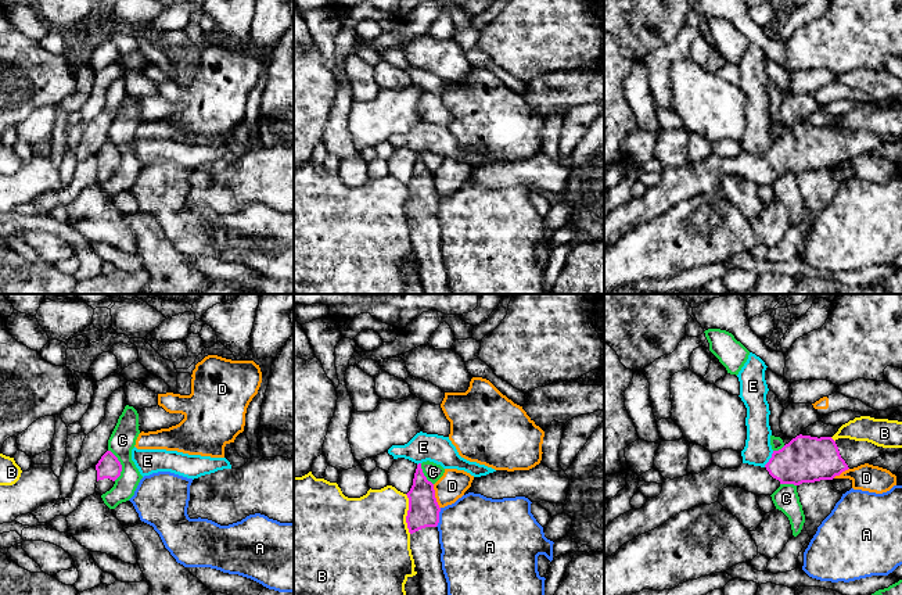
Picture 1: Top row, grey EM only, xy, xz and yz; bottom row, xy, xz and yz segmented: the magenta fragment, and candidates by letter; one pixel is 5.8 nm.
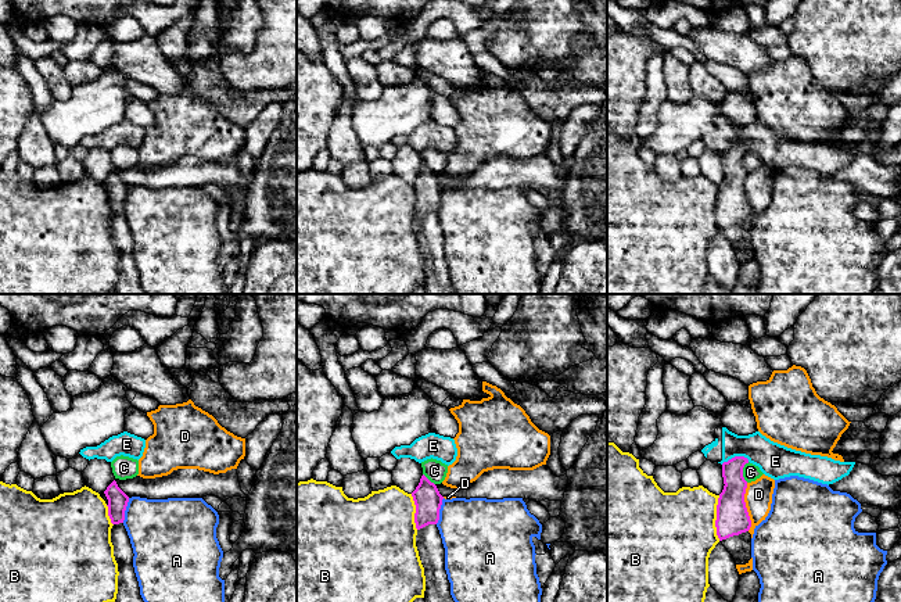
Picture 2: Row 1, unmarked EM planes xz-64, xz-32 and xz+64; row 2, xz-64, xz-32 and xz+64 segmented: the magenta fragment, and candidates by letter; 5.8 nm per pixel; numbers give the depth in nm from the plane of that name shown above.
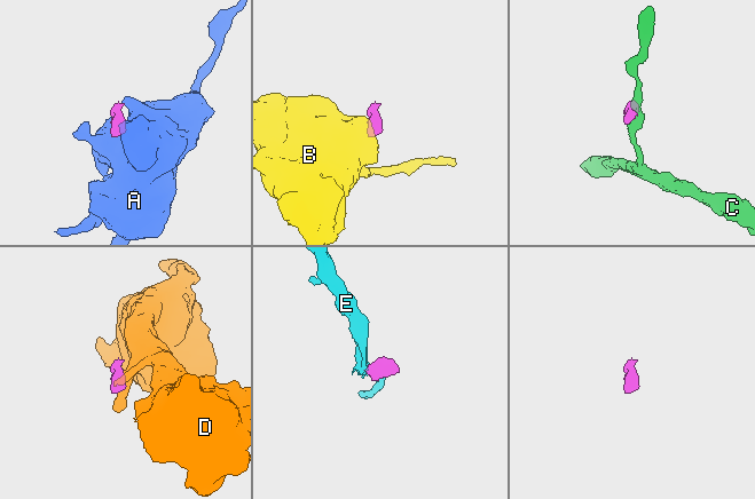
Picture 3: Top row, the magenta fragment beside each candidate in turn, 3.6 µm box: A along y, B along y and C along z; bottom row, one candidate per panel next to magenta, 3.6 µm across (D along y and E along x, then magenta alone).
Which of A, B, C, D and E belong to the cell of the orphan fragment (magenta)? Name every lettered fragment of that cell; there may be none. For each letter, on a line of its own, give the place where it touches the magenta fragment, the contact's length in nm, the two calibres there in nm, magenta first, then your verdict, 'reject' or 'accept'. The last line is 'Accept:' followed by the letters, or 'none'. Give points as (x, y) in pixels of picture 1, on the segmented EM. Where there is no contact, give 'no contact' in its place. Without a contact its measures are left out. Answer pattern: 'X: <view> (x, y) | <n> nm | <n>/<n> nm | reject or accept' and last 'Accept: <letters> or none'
A: xz (438, 518) | 120 nm | 180/440 nm | reject
B: xz (408, 513) | 240 nm | 180/440 nm | reject
C: xy (121, 465) | 190 nm | 140/150 nm | reject
D: xz (434, 497) | 150 nm | 180/160 nm | reject
E: yz (769, 459) | 110 nm | 280/160 nm | reject
Accept: none

